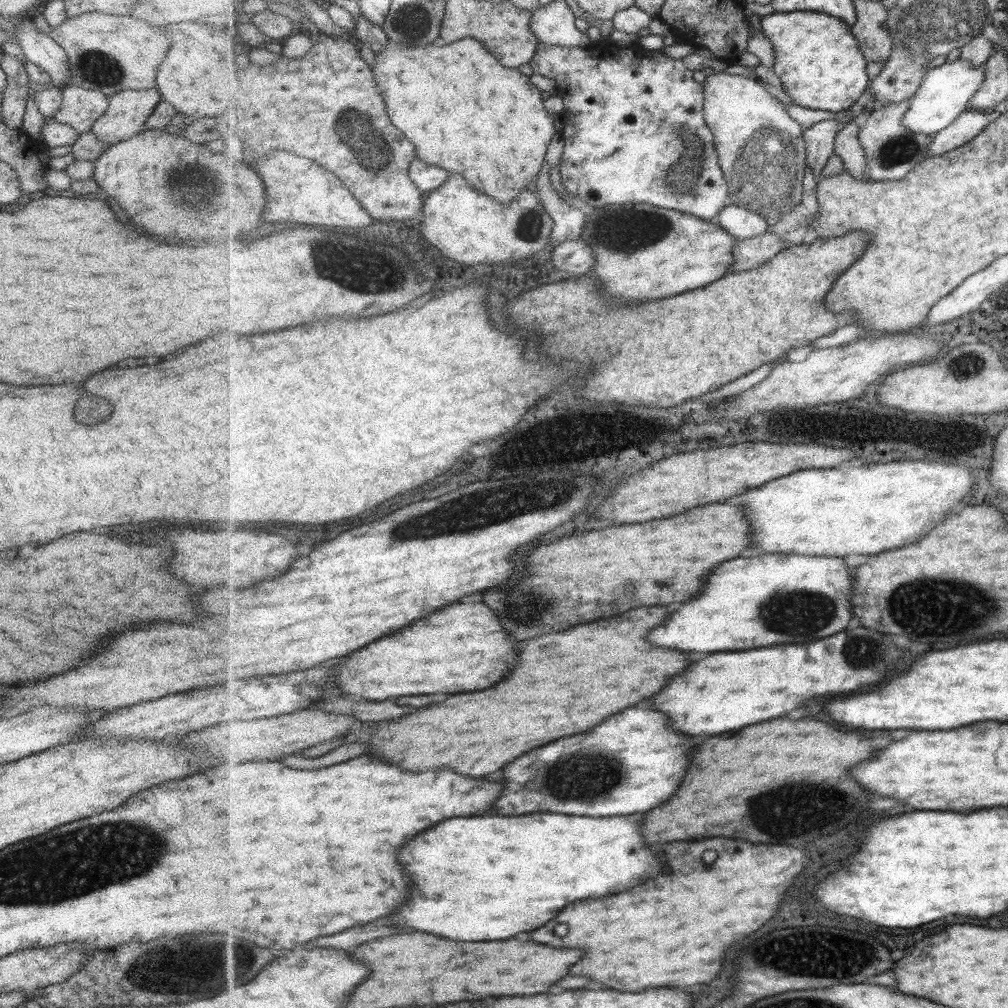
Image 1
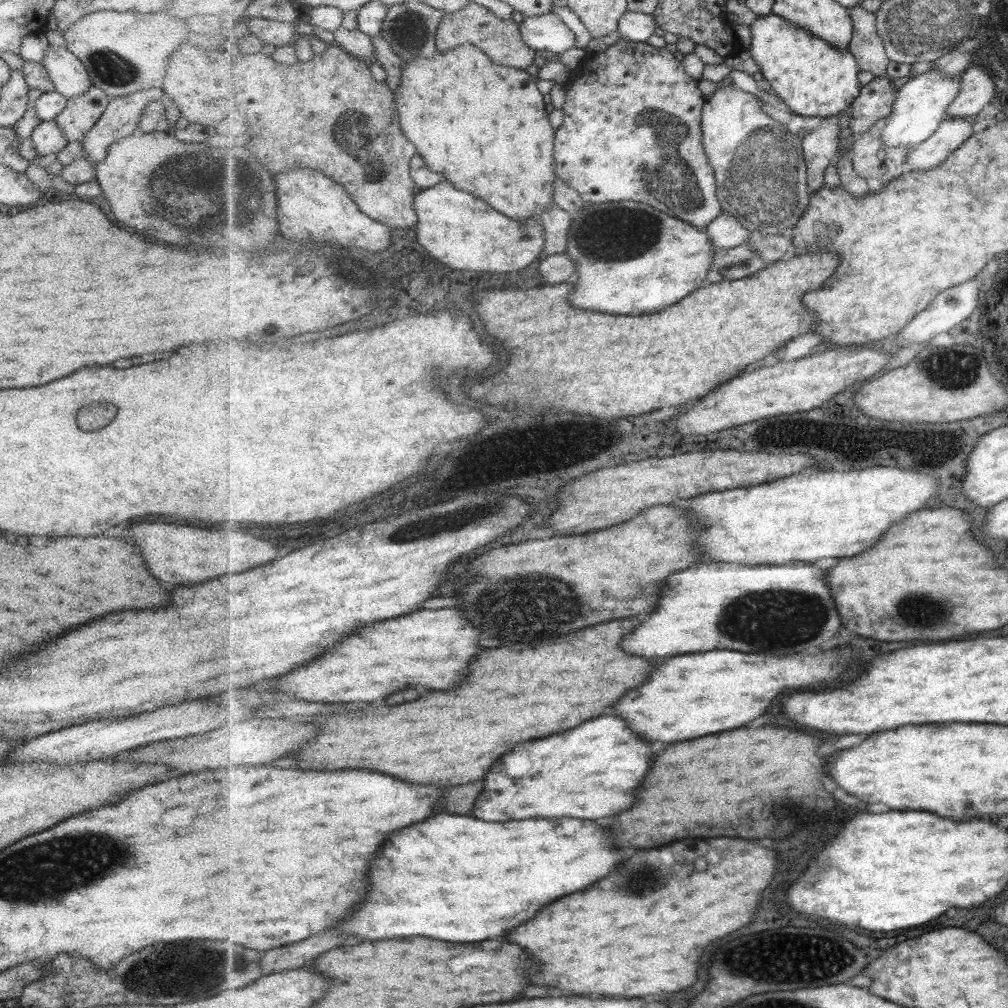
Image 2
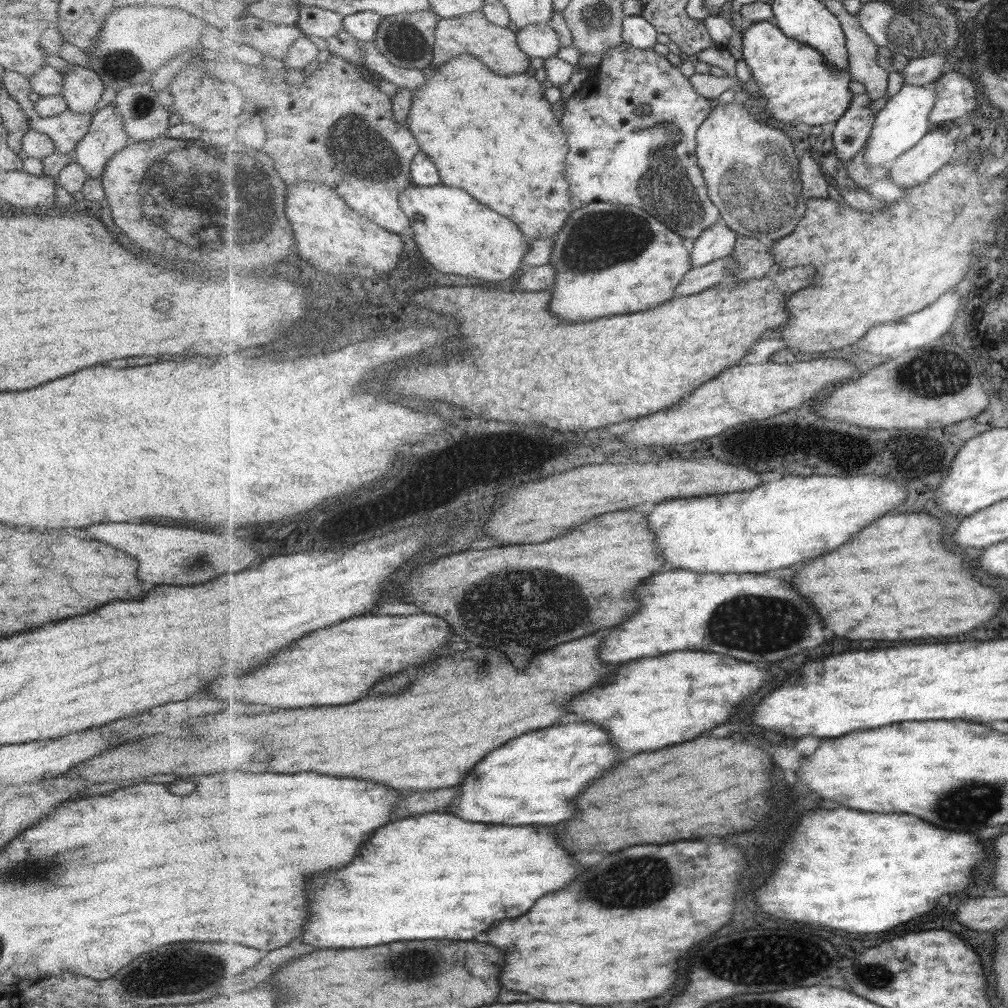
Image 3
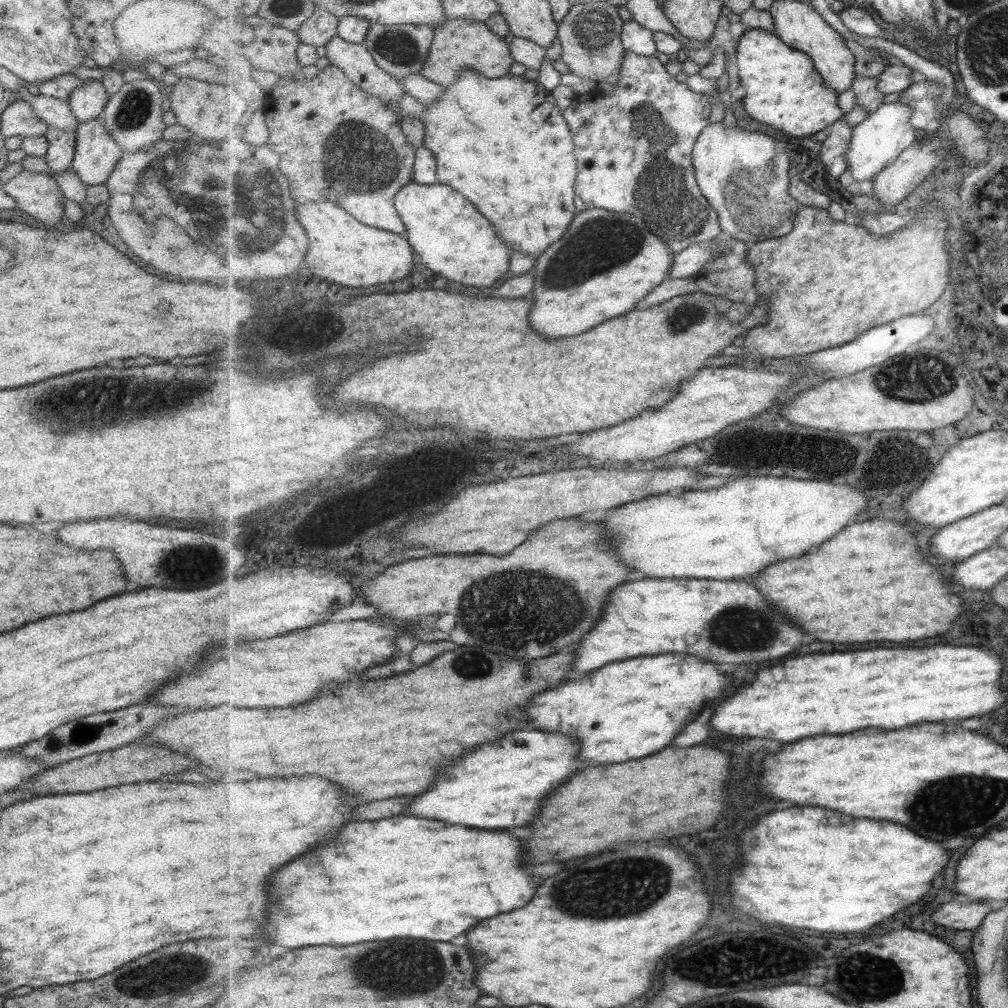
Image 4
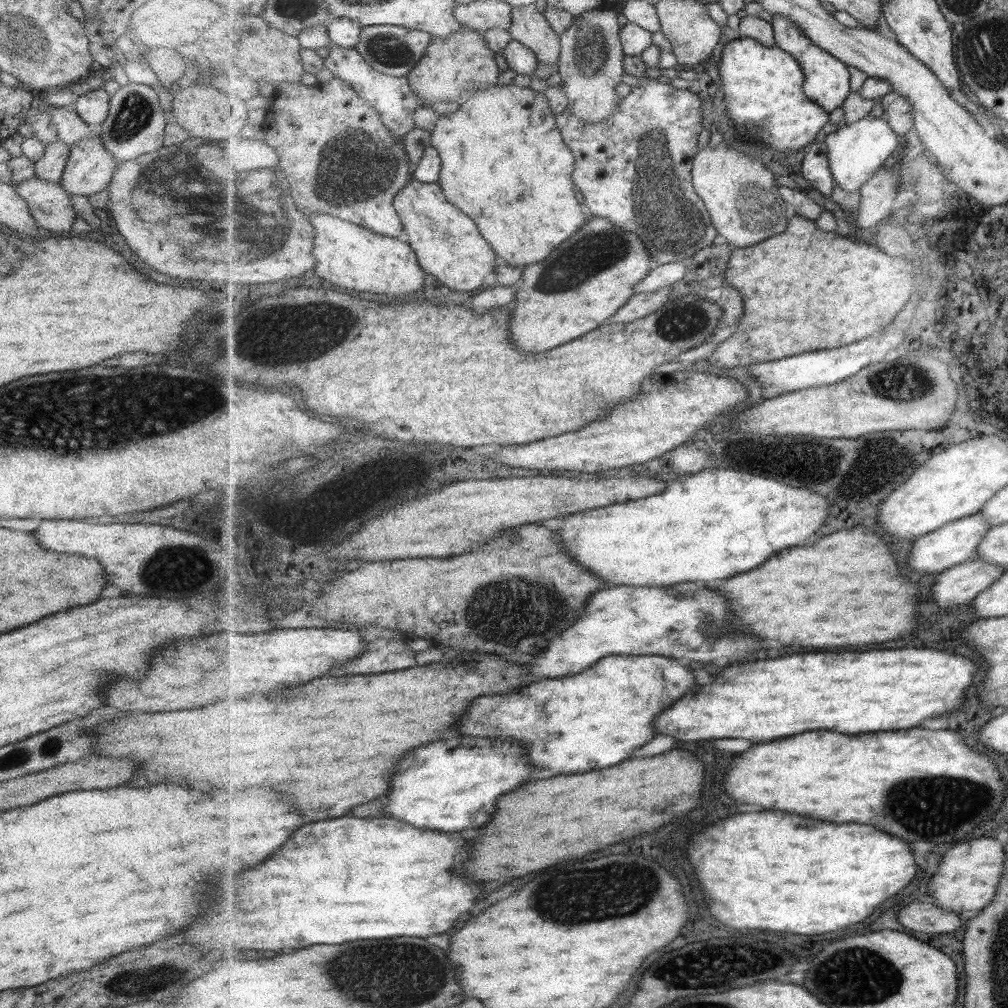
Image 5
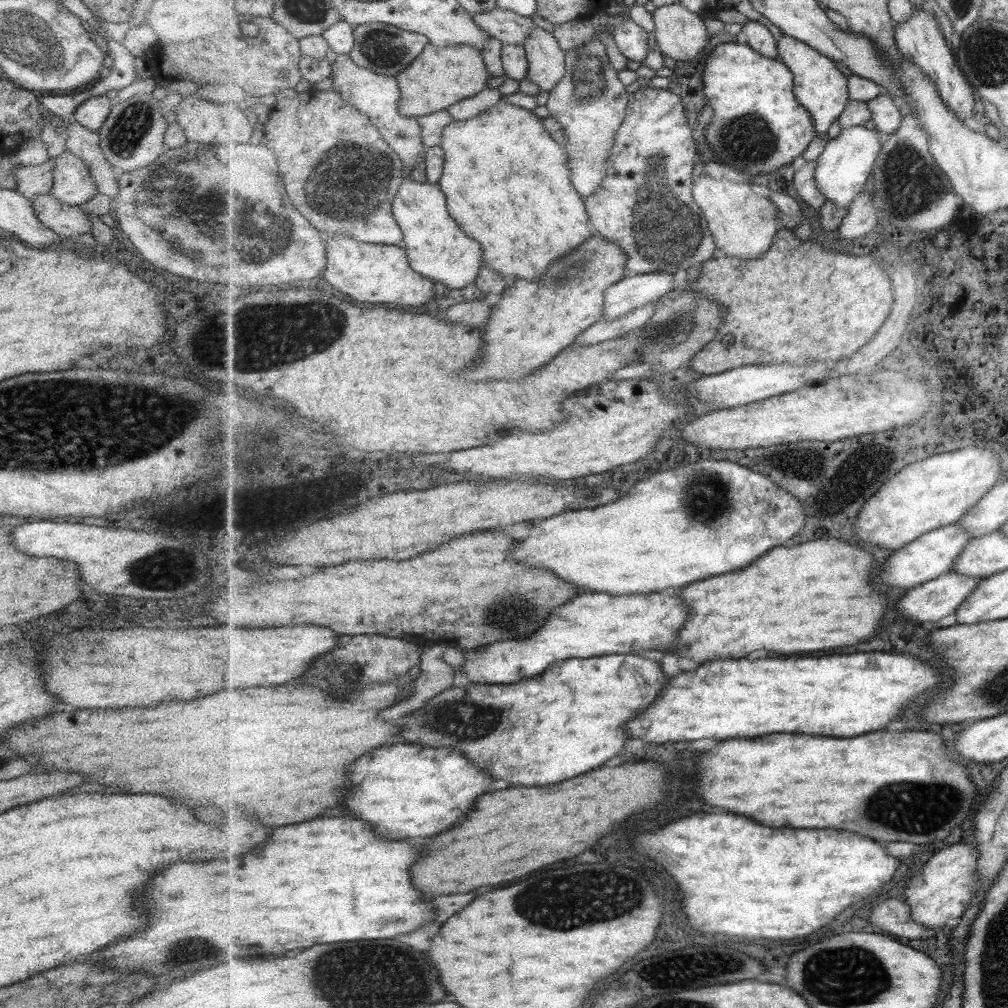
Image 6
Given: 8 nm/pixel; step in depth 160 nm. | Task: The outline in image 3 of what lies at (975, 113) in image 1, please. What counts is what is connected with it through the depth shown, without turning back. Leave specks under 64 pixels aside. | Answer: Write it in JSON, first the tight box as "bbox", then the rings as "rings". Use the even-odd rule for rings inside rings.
{"bbox":[886,128,957,190],"rings":[[[934,128],[920,144],[896,158],[886,177],[904,190],[927,183],[951,162],[957,150],[955,141],[947,138],[947,132]]]}

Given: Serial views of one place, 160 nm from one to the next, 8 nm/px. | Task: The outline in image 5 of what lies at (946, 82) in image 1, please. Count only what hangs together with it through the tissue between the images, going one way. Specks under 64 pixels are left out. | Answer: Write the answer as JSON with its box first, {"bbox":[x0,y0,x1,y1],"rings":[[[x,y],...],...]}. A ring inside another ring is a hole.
{"bbox":[823,116,903,192],"rings":[[[869,116],[857,123],[845,124],[828,134],[823,142],[828,148],[829,169],[833,171],[836,186],[849,192],[860,192],[865,183],[893,161],[903,139],[889,127],[887,117]]]}

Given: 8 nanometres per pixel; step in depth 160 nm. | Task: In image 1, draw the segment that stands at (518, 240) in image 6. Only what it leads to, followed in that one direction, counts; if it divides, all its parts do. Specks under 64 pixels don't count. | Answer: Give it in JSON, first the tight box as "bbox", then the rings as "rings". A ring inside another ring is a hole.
{"bbox":[373,38,558,204],"rings":[[[464,38],[453,44],[435,42],[429,46],[413,46],[413,44],[407,42],[398,44],[390,40],[388,46],[384,47],[386,49],[377,55],[378,59],[376,65],[373,66],[373,70],[376,72],[380,89],[385,93],[385,96],[389,96],[388,112],[390,117],[393,116],[393,124],[397,128],[401,128],[412,143],[416,145],[417,158],[427,164],[439,166],[439,168],[447,170],[450,174],[462,174],[475,190],[492,196],[499,204],[514,202],[524,191],[524,188],[536,185],[538,176],[546,163],[547,148],[551,146],[551,140],[553,140],[553,136],[557,134],[558,130],[555,130],[555,126],[553,126],[552,114],[545,108],[545,99],[541,97],[542,91],[531,82],[529,76],[521,74],[518,69],[503,66],[501,61],[493,56],[490,50],[476,38]]]}

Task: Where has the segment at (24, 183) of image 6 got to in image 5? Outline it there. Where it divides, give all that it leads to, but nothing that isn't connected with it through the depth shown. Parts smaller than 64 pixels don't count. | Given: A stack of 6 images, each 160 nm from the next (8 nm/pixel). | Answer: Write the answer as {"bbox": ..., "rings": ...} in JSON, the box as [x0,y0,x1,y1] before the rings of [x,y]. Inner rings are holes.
{"bbox":[34,140,70,183],"rings":[[[56,140],[44,148],[43,156],[34,162],[35,179],[59,183],[70,151],[70,146]]]}

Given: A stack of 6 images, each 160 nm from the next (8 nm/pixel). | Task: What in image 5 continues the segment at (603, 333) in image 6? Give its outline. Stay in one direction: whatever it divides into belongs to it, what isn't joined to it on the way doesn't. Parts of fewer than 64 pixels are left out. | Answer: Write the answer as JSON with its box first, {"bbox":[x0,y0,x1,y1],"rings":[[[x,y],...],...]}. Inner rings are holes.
{"bbox":[605,286,672,324],"rings":[[[672,286],[661,288],[657,292],[637,293],[625,303],[624,307],[621,307],[611,318],[608,318],[605,323],[629,324],[641,320],[661,310],[661,307],[670,300],[672,300]]]}

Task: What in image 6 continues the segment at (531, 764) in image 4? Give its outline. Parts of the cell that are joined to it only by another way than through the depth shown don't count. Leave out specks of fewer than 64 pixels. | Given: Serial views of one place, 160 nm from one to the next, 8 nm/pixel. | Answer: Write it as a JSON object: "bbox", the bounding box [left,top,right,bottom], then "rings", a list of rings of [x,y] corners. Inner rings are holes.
{"bbox":[345,744,493,838],"rings":[[[413,744],[383,746],[371,754],[361,756],[349,766],[351,790],[345,798],[347,810],[359,820],[369,822],[377,836],[385,838],[409,838],[409,836],[435,836],[461,822],[475,804],[475,798],[485,794],[493,780],[477,770],[463,752],[437,750]],[[361,784],[361,790],[359,790]]]}

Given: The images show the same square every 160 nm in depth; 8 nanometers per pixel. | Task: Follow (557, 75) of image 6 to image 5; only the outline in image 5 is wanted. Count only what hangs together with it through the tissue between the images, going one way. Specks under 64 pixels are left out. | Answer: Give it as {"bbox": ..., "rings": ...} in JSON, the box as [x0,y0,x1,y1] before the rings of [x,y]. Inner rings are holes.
{"bbox":[510,4,562,66],"rings":[[[532,4],[525,7],[515,6],[513,16],[510,28],[513,40],[531,48],[541,64],[559,66],[562,53],[561,37],[553,30],[545,13],[543,15]]]}

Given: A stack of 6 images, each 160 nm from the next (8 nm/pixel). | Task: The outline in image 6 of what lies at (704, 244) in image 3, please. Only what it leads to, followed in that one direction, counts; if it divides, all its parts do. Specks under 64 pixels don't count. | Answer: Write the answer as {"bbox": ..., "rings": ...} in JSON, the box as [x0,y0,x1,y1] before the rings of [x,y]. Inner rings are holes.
{"bbox":[602,274,673,320],"rings":[[[646,274],[623,277],[604,292],[602,320],[617,320],[636,308],[660,304],[659,300],[671,292],[673,274]]]}

